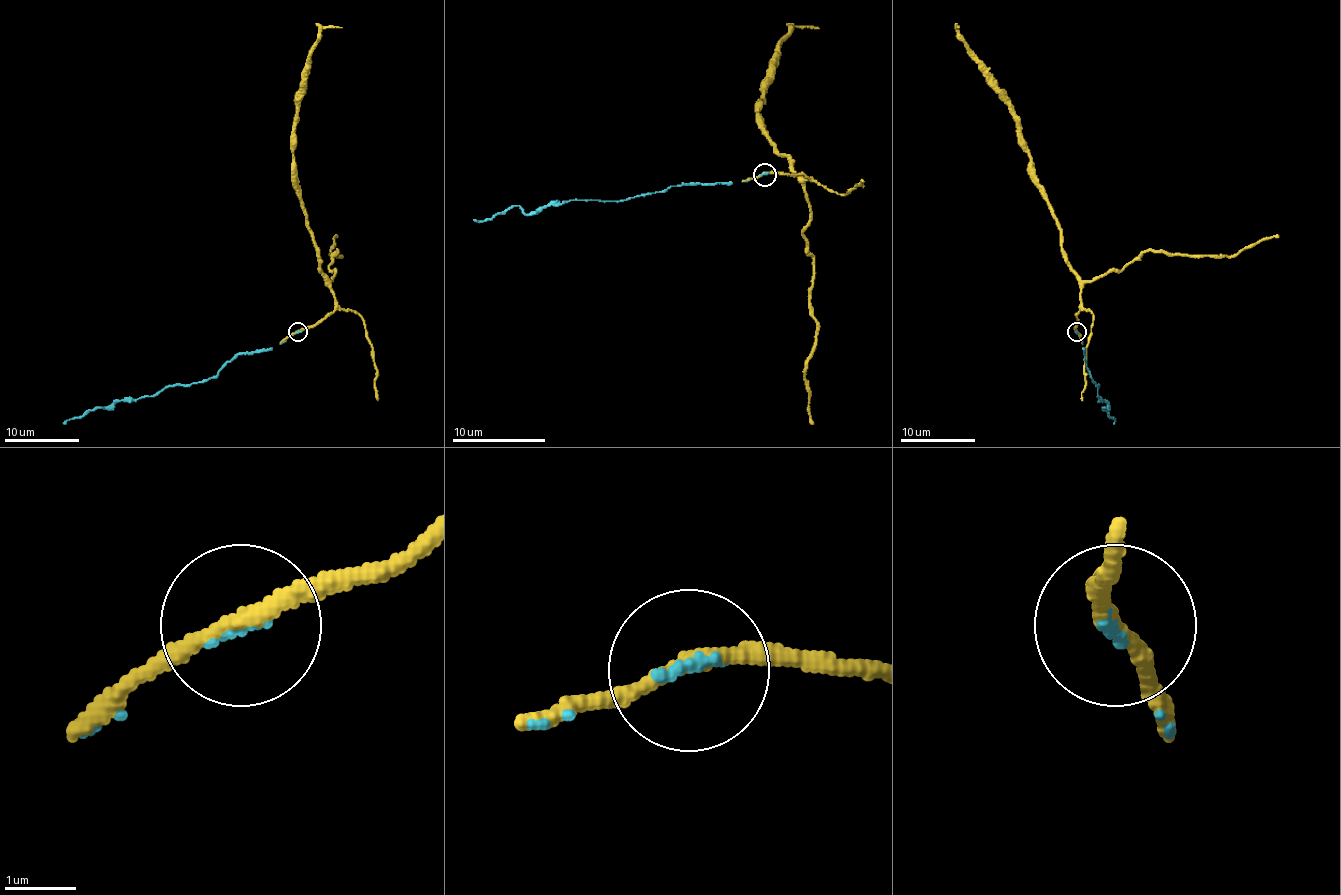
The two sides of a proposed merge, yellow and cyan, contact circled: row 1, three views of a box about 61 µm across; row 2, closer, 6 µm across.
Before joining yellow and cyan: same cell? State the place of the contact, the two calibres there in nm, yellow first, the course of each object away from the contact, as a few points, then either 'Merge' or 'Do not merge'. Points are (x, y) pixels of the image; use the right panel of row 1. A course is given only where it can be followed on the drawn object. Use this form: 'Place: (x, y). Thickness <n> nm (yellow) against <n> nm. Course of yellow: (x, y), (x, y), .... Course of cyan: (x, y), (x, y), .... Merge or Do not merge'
Place: (1077, 332). Thickness 240 nm (yellow) against 100 nm. Course of yellow: (1076, 332), (1080, 278), (1071, 268), (1061, 246), (1061, 231), (1039, 184), (1020, 132), (1020, 119), (958, 27). Course of cyan: (1076, 332), (1091, 379), (1099, 385), (1097, 396), (1108, 405), (1102, 407), (1114, 418), (1114, 424). Merge

